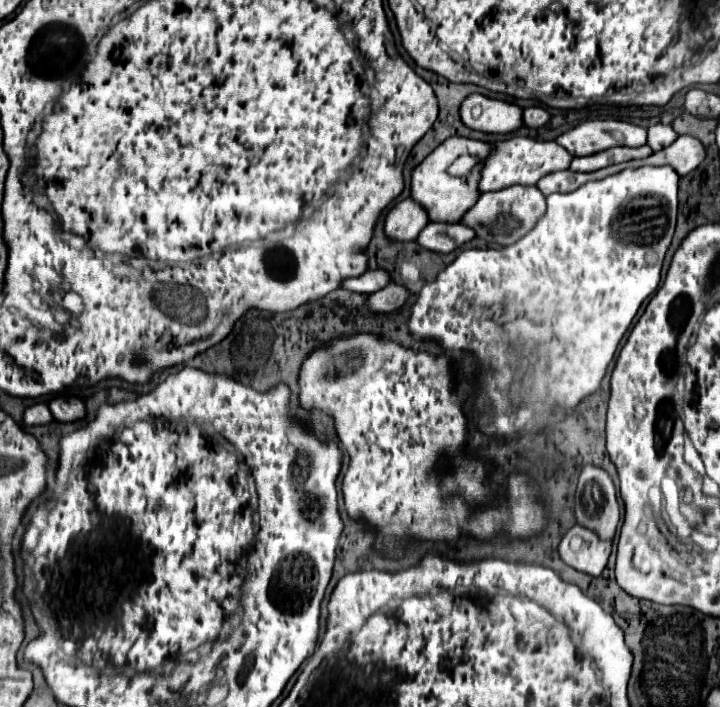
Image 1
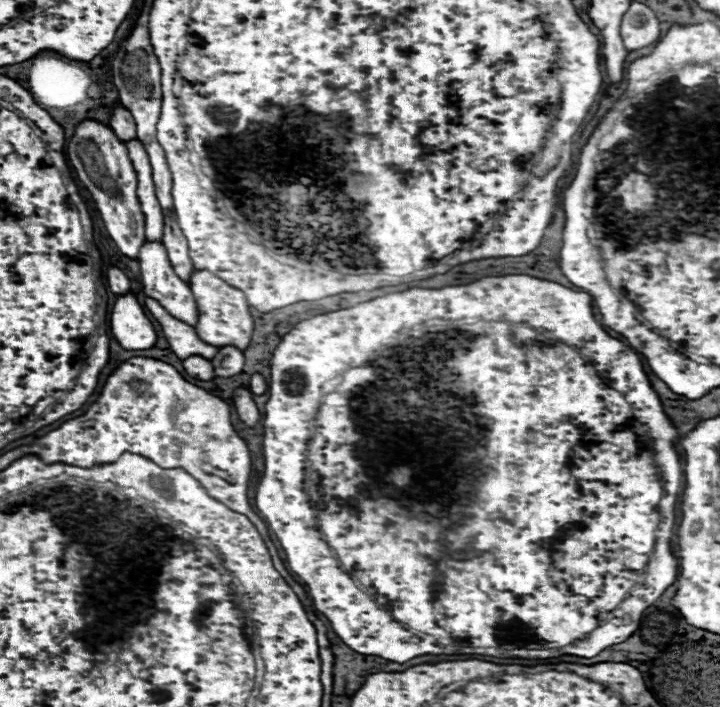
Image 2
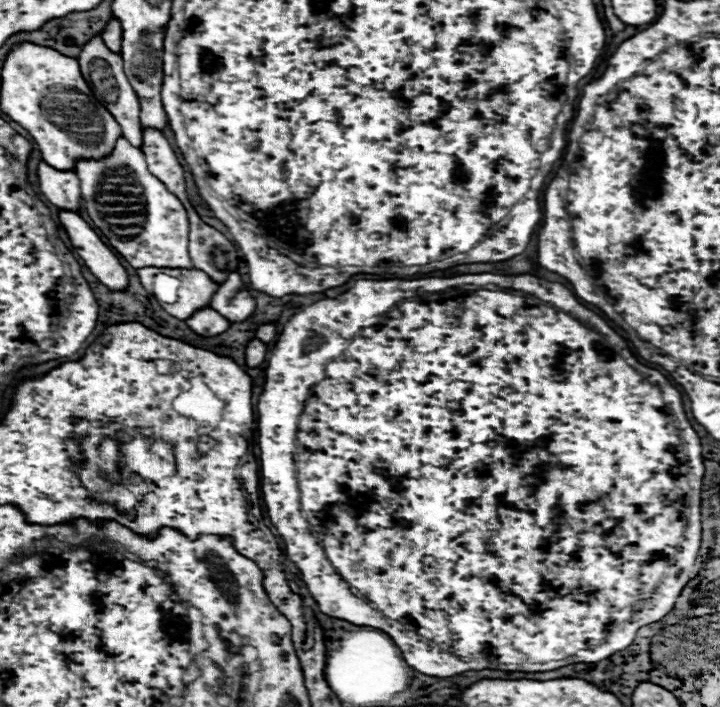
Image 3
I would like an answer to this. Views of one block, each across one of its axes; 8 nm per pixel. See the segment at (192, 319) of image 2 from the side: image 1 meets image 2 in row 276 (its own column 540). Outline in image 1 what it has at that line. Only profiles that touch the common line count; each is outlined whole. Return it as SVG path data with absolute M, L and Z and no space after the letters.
M514 136L510 140L496 142L496 150L490 154L490 158L484 160L480 190L492 192L492 190L502 190L502 188L516 186L516 184L536 186L542 176L558 172L558 170L568 170L572 158L574 156L570 156L568 150L556 142L540 142L540 140L526 138L526 136Z

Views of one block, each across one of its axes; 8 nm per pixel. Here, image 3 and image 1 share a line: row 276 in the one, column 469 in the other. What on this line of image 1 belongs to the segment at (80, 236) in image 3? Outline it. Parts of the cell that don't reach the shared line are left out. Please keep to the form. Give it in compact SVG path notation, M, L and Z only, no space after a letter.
M472 94L460 108L462 122L484 134L510 134L524 126L522 108L482 94Z

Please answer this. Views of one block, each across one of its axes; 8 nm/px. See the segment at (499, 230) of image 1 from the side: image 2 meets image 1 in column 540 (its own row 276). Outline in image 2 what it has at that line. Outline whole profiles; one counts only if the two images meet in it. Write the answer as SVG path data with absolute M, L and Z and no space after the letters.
M196 272L192 278L192 292L198 304L198 324L196 332L202 342L212 344L216 348L224 348L228 344L236 346L240 352L244 352L252 338L254 320L250 316L250 306L246 302L244 292L238 288L232 288L224 284L218 276L212 276L212 272Z

